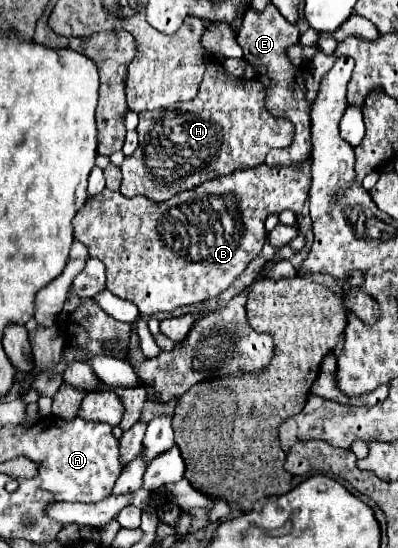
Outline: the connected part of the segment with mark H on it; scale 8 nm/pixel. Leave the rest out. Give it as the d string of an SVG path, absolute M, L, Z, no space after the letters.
M208 62L198 94L190 102L176 102L174 106L166 110L140 112L140 124L136 128L138 148L132 156L128 156L120 164L120 170L122 170L120 192L126 198L146 196L148 200L160 204L160 202L170 200L178 192L196 188L198 184L206 180L230 174L238 168L242 170L242 168L254 168L254 166L264 164L268 150L290 146L292 136L294 136L294 126L288 120L274 118L266 110L264 98L266 98L266 90L256 78L252 80L234 78L226 74L220 62Z

